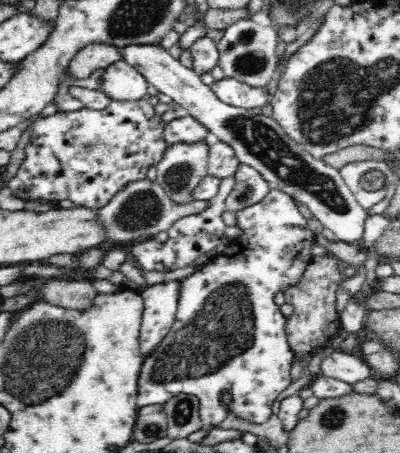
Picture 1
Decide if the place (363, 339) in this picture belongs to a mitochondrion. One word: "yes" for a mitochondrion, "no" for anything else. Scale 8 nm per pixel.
no

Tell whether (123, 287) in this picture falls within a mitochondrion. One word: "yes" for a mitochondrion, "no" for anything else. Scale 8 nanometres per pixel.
no

